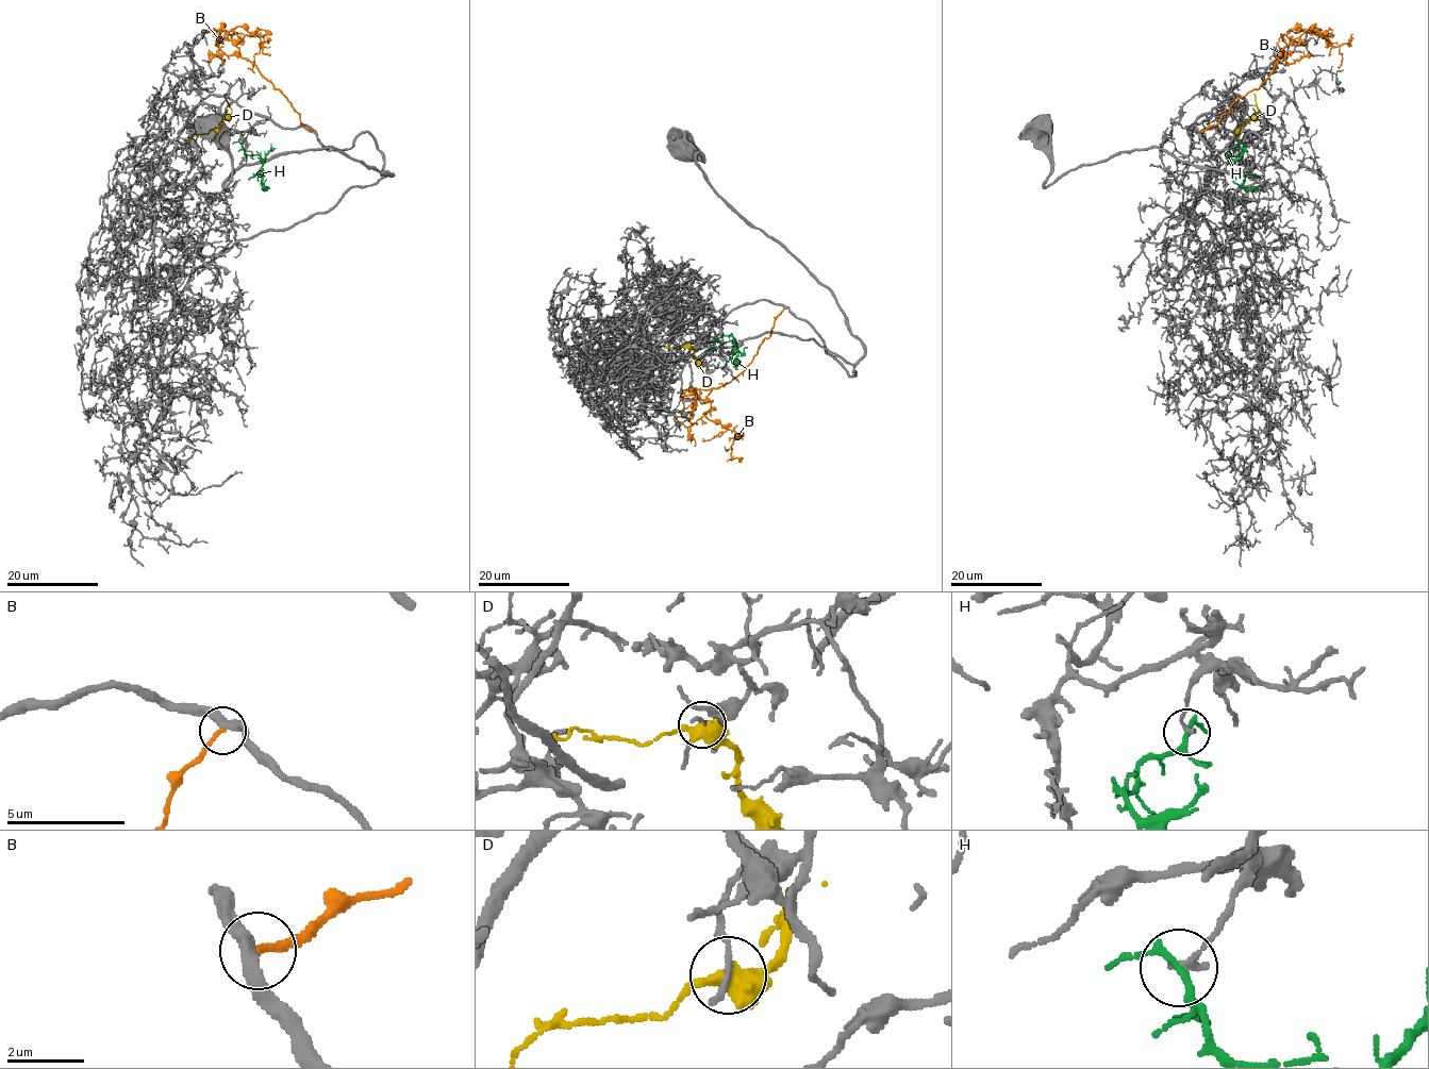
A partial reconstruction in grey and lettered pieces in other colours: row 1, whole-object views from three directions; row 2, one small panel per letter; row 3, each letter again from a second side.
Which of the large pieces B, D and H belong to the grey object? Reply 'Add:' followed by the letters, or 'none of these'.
Add: none of these

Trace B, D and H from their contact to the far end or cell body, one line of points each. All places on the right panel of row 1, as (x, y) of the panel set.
B: (1200, 132), (1215, 126), (1235, 101), (1257, 89), (1272, 73), (1281, 50), (1311, 27), (1339, 48), (1338, 66)
D: (1235, 129), (1258, 113), (1253, 94)
H: (1239, 144), (1226, 155), (1231, 178), (1240, 185), (1247, 174), (1260, 177)

